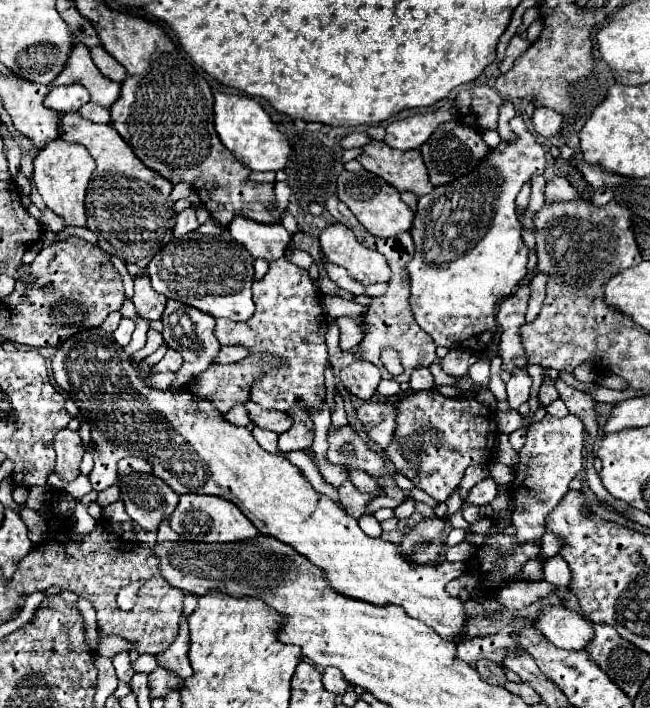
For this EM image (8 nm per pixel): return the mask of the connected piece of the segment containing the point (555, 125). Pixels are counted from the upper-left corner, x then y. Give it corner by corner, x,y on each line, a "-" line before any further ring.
536,107
532,115
532,123
538,135
542,137
554,137
562,129
562,115
548,107

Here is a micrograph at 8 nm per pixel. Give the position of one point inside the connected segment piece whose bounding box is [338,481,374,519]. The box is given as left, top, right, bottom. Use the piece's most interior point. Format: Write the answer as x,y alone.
355,502

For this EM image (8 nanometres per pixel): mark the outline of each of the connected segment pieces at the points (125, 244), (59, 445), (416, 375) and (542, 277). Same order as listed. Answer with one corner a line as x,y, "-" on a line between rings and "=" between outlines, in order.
66,113
60,119
60,137
82,143
96,161
96,171
92,173
86,193
88,229
98,233
100,245
108,249
108,253
116,253
122,261
146,269
154,253
172,239
178,215
174,211
174,201
170,199
172,183
164,181
160,173
146,169
112,125
96,125
82,119
78,113
=
60,429
54,437
54,449
56,449
56,469
54,473
62,481
74,481
80,475
80,461
84,453
84,445
80,441
78,431
72,429
=
424,367
414,369
414,373
412,373
412,377
410,377
410,387
412,387
414,391
434,389
434,379
432,379
430,369
424,369
=
536,273
532,277
532,295
530,295
530,305
528,305
526,321
532,321
538,315
540,305
544,301
544,293
546,293
546,283
548,283
548,273

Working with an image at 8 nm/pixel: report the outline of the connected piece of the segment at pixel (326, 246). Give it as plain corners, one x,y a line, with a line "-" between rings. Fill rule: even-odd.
334,223
324,229
320,235
320,247
328,261
344,267
350,277
362,285
390,281
390,267
382,253
366,249
344,225

